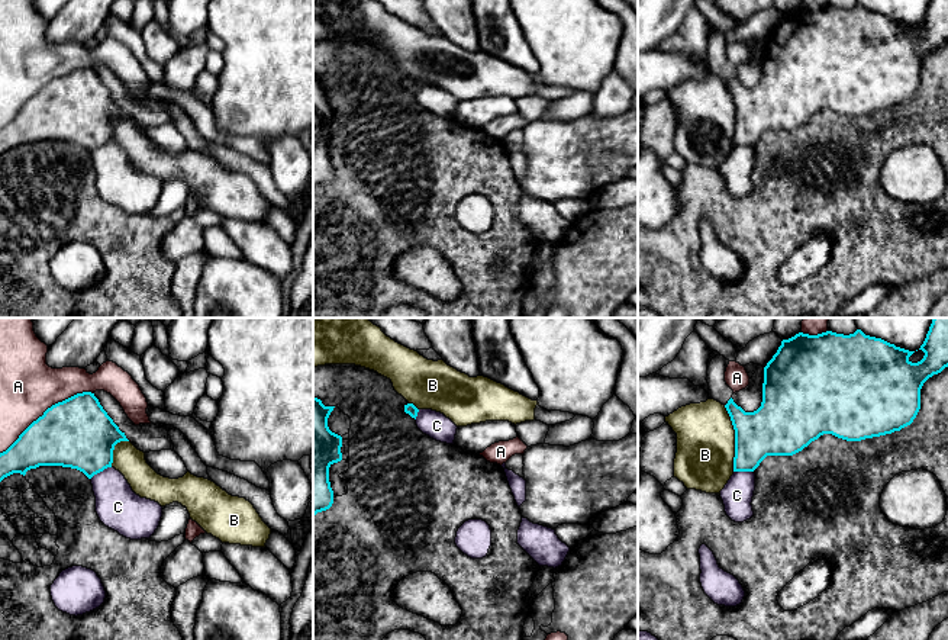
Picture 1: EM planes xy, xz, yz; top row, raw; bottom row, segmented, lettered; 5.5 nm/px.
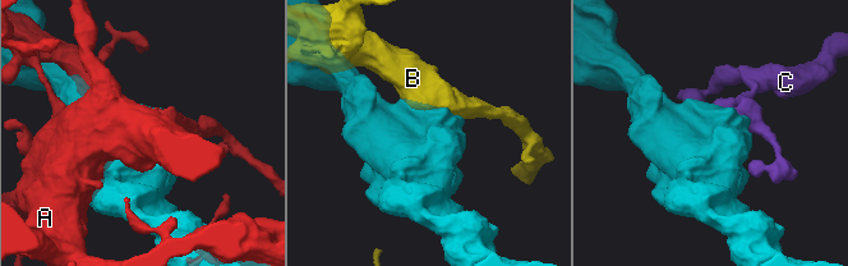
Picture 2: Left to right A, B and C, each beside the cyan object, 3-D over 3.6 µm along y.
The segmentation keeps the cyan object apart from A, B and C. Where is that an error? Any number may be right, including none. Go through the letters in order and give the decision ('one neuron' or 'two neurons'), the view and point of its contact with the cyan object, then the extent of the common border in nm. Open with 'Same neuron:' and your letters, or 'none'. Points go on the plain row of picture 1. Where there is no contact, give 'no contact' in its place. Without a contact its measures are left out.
Same neuron: none
A: two neurons; contact xy (45, 86); length 600 nm
B: two neurons; contact yz (735, 113); length 380 nm
C: two neurons; contact xy (100, 145); length 140 nm

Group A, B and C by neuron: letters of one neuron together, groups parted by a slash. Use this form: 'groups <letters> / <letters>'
groups A / B / C

